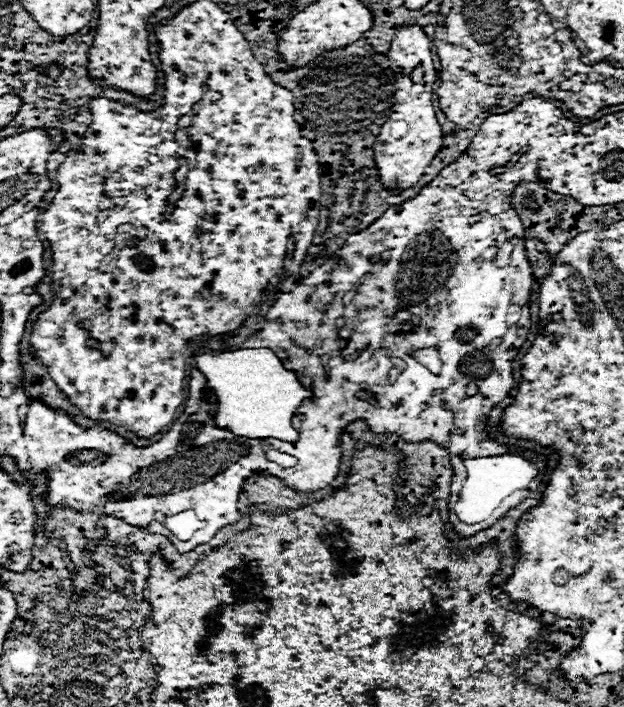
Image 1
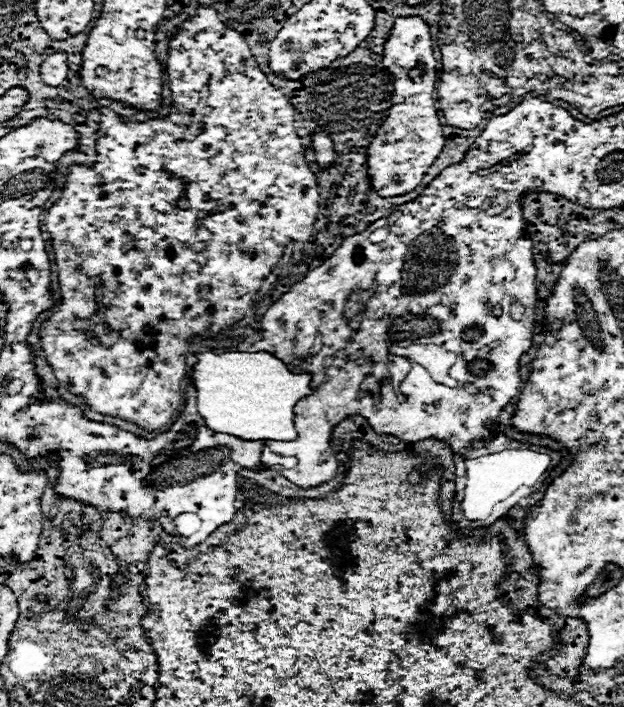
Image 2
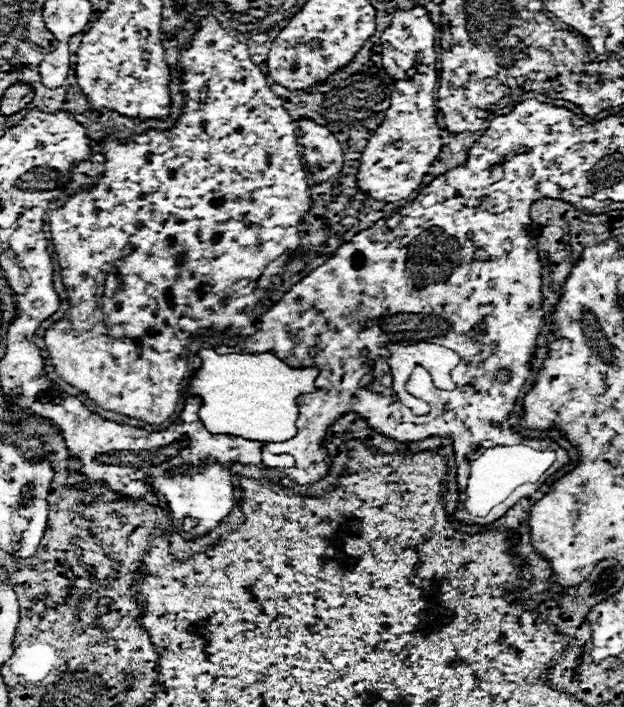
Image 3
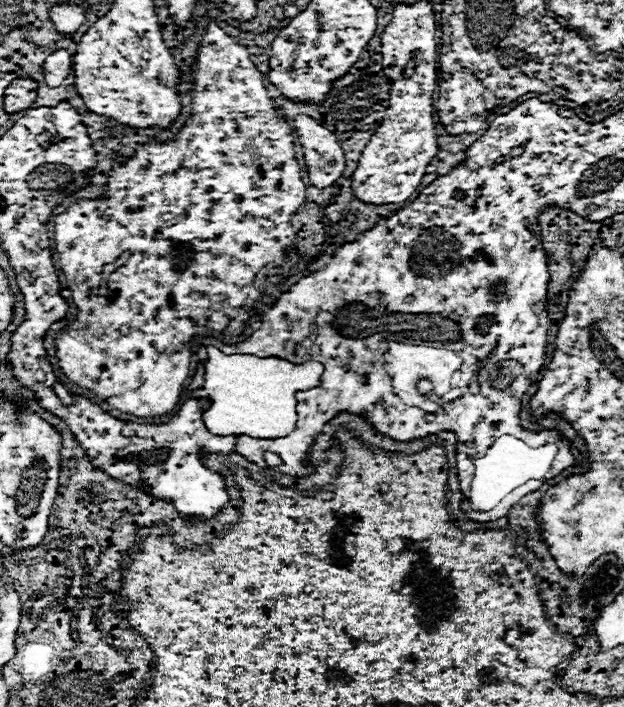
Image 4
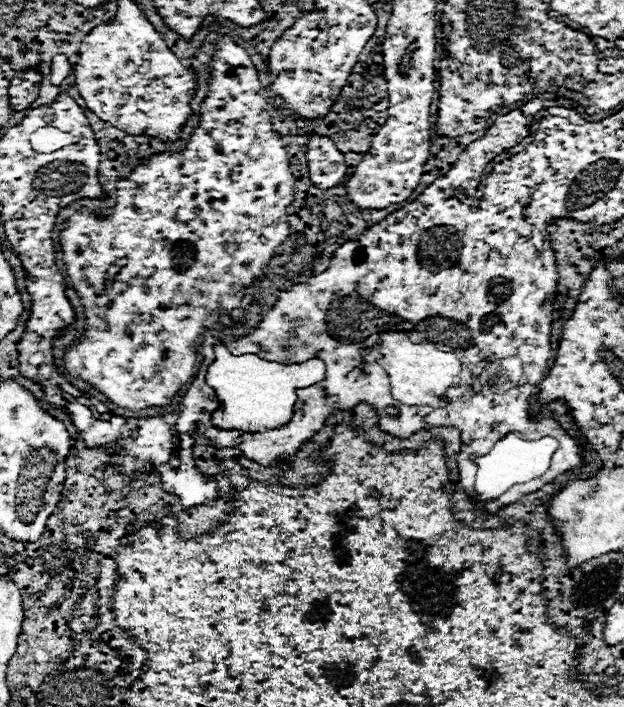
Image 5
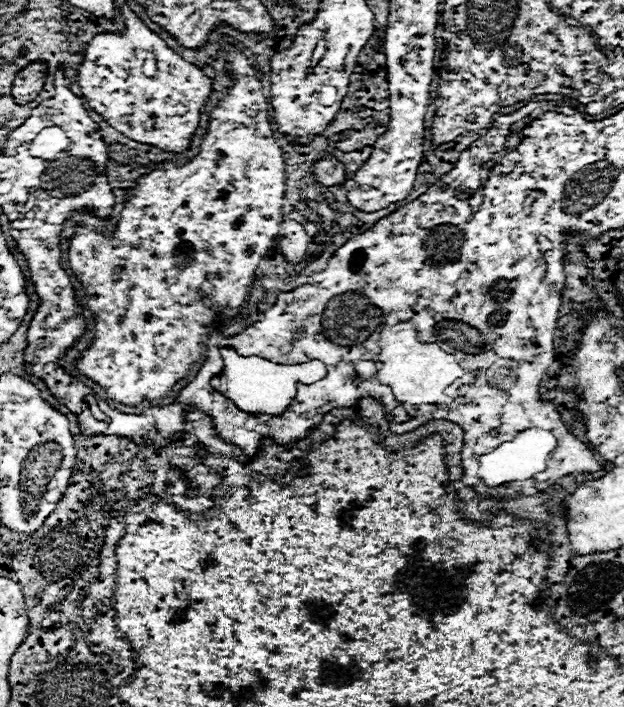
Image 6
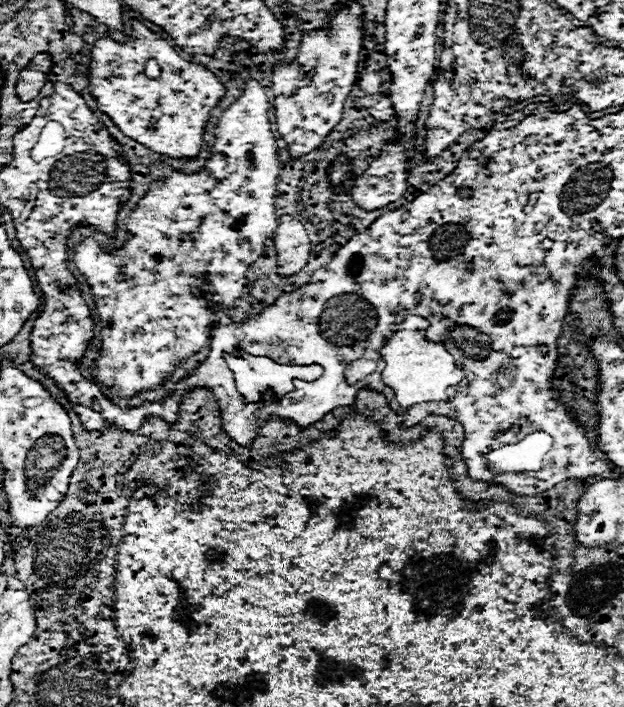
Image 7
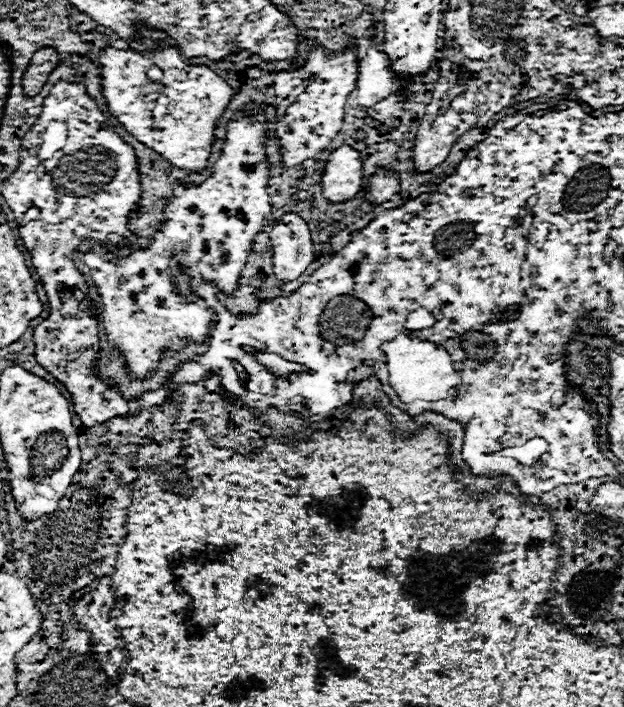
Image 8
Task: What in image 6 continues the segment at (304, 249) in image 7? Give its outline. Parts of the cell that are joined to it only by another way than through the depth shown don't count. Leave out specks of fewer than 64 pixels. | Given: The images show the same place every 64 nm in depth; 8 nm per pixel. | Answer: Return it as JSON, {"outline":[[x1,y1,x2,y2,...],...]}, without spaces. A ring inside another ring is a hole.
{"outline":[[286,218,280,230,280,236,282,238,278,240,278,246,282,248,282,254,288,256,288,260,292,262,300,262,308,246,308,234,304,232,304,228,298,222]]}

